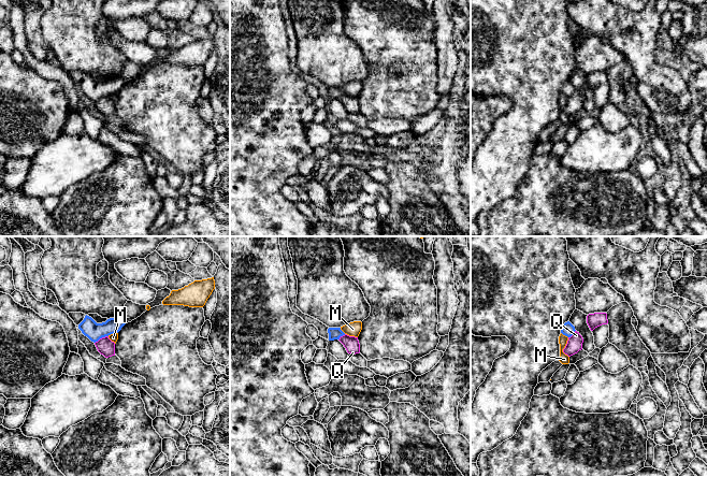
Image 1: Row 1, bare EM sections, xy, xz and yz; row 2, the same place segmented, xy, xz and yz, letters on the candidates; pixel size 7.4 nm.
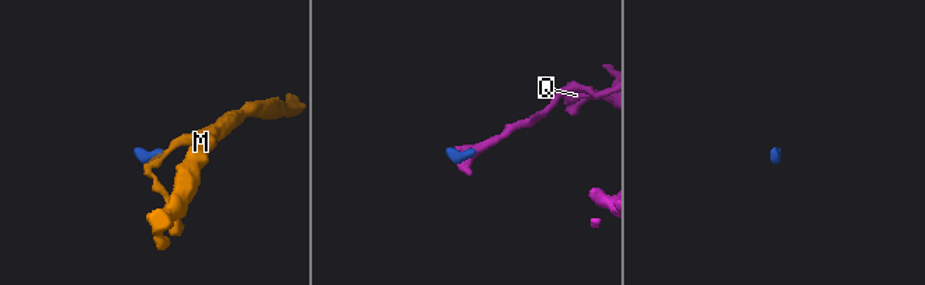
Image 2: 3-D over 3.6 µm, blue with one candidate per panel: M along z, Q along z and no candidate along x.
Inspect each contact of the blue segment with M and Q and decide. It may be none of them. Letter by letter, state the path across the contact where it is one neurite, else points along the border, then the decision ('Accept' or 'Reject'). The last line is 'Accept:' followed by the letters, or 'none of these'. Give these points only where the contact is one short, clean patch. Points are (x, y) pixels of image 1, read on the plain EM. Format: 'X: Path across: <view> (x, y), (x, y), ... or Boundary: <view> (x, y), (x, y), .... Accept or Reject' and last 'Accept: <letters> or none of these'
M: Boundary: xy (117, 91), (107, 95). Reject
Q: Boundary: xy (107, 95), (95, 102). Reject
Accept: none of these

